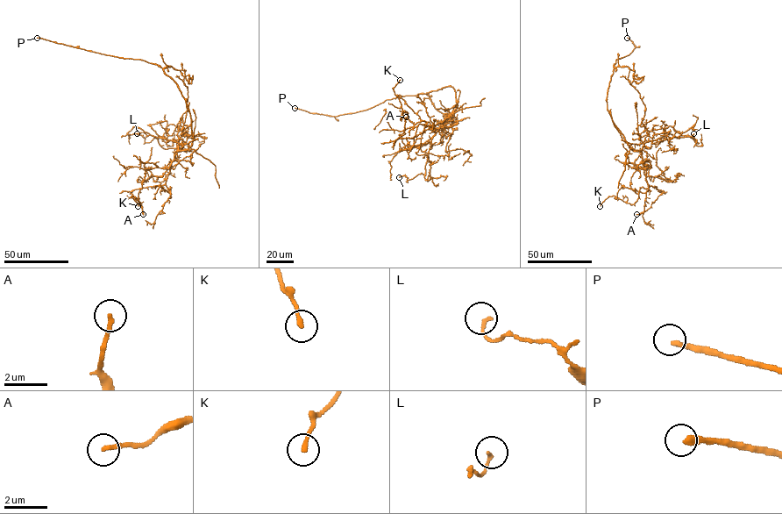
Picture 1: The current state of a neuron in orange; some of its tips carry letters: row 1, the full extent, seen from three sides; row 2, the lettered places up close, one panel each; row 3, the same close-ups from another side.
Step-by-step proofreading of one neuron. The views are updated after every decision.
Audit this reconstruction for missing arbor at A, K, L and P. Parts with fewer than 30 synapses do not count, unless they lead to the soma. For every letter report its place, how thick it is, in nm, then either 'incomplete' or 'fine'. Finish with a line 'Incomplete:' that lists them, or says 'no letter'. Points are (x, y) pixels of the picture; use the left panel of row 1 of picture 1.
A: (143, 214) | 200 nm | fine
K: (138, 206) | 180 nm | fine
L: (137, 133) | 150 nm | fine
P: (37, 38) | 260 nm | incomplete
Incomplete: P

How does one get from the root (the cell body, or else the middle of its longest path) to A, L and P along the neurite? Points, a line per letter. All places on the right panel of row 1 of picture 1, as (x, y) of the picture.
A: (609, 113), (627, 143), (641, 151), (648, 185), (663, 192), (649, 208), (636, 214)
L: (609, 113), (627, 143), (636, 150), (646, 142), (673, 137), (691, 136), (696, 143), (693, 133)
P: (609, 113), (607, 96), (614, 65), (616, 60), (629, 55), (636, 47), (627, 38)

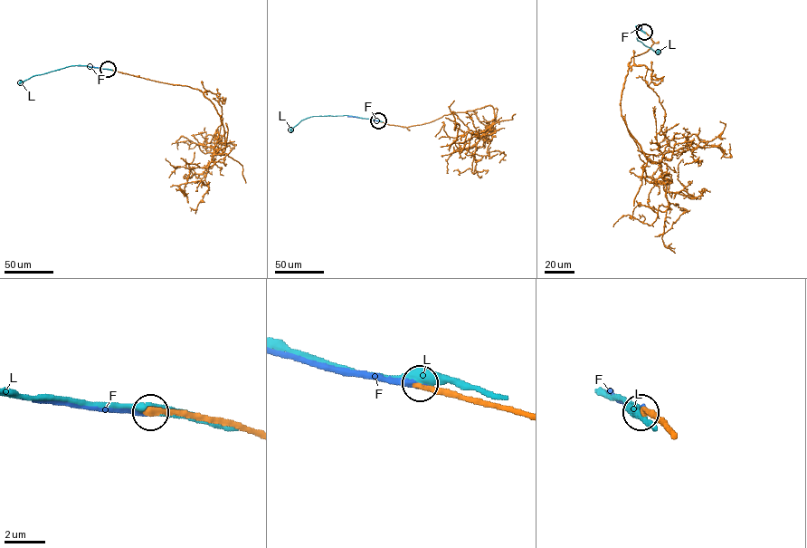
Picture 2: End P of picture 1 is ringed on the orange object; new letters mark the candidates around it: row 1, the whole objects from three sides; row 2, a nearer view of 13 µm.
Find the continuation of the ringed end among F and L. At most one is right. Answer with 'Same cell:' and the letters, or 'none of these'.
Same cell: F

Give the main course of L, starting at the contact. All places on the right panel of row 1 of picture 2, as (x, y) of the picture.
L: (644, 32), (635, 26), (638, 40), (652, 50), (659, 51)

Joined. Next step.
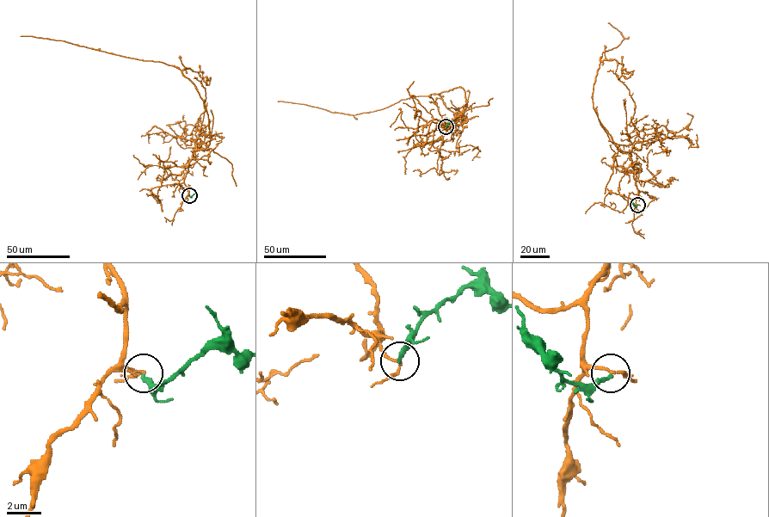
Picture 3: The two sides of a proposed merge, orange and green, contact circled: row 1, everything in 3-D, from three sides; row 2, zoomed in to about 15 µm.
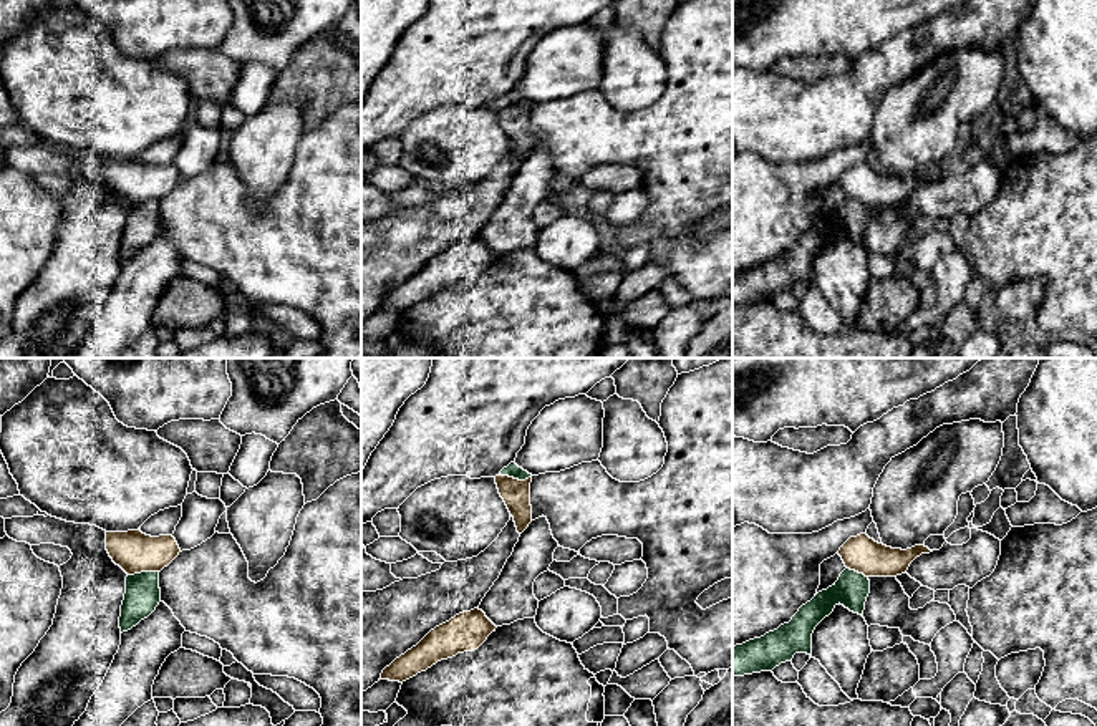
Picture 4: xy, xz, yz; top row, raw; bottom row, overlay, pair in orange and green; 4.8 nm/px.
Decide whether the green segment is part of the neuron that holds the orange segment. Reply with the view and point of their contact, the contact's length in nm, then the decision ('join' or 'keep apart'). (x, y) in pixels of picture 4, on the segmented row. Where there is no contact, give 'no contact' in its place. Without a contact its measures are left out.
xz (516, 479) | 160 nm | keep apart

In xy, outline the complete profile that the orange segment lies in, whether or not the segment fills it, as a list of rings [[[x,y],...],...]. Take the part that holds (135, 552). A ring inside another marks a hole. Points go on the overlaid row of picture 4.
[[[139,529],[106,532],[106,550],[128,575],[161,572],[181,552],[172,535],[151,537]]]

